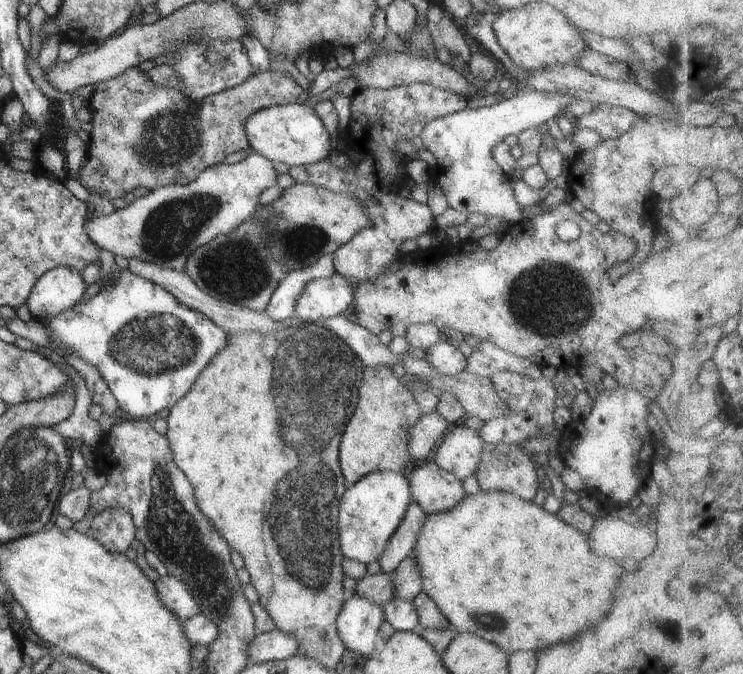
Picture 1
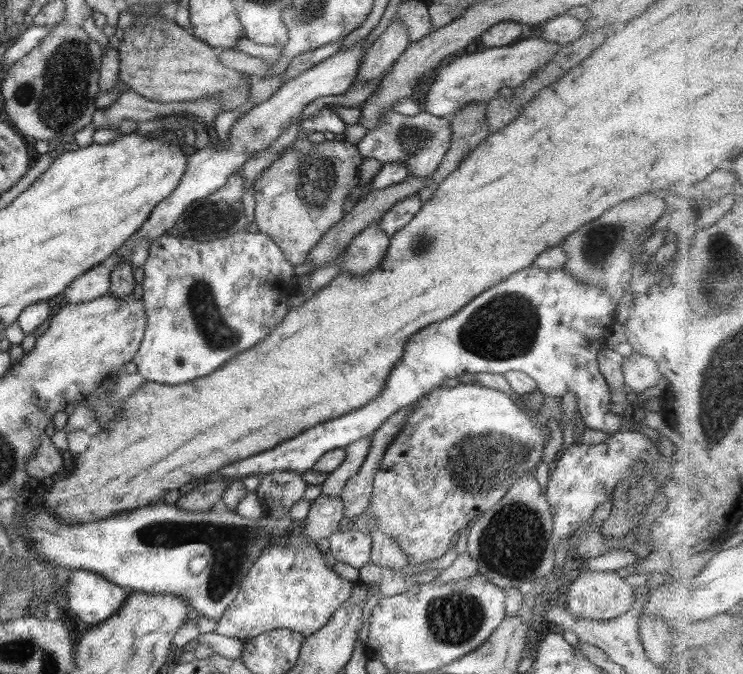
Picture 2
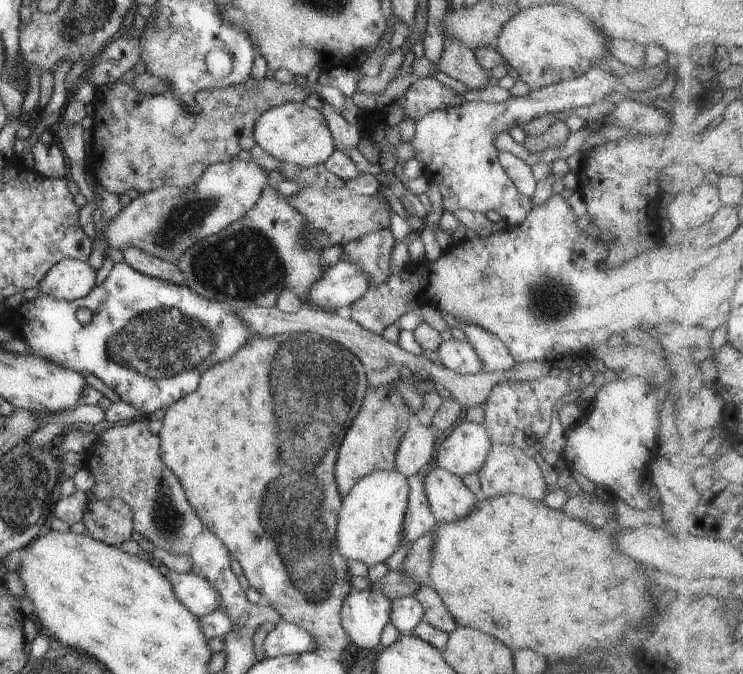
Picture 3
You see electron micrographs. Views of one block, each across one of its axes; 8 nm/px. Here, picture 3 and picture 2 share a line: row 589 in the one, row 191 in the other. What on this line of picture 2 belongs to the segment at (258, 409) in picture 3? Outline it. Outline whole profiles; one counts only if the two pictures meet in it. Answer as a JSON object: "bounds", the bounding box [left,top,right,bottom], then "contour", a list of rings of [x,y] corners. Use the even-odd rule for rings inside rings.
{"bounds":[253,137,362,266],"contour":[[[336,137],[332,141],[324,140],[314,143],[309,139],[295,141],[281,151],[277,159],[260,172],[253,183],[253,200],[255,207],[253,221],[258,226],[258,232],[266,235],[280,250],[284,260],[291,266],[303,264],[309,250],[336,224],[342,214],[345,198],[356,188],[359,180],[359,164],[362,156],[356,145]]]}

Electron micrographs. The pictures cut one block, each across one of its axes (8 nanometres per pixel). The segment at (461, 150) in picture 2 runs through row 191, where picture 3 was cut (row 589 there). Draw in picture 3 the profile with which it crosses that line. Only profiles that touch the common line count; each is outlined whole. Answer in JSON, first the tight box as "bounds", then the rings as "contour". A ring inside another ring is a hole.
{"bounds":[414,585,457,634],"contour":[[[420,585],[414,597],[421,604],[421,608],[423,608],[424,621],[447,634],[457,628],[454,616],[449,614],[449,611],[432,587]]]}

